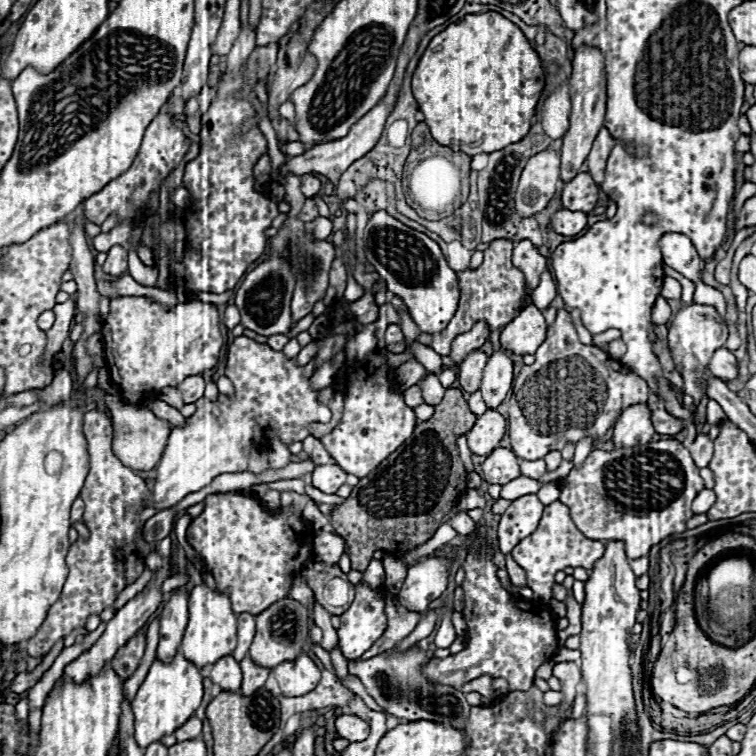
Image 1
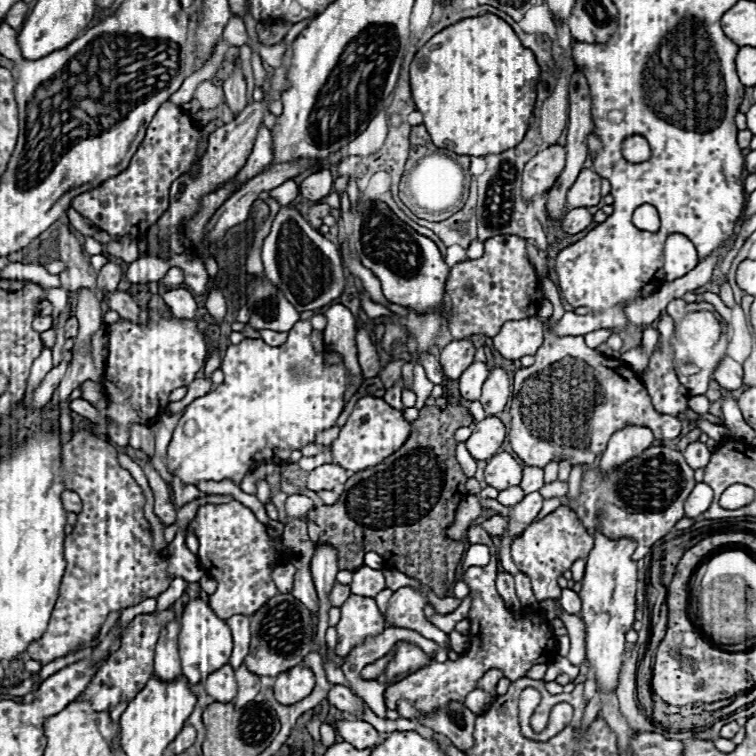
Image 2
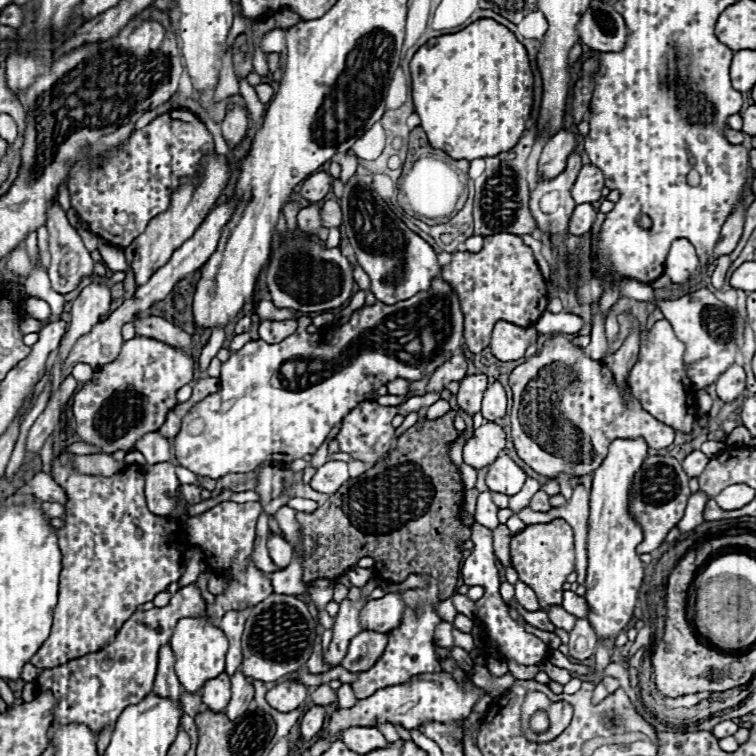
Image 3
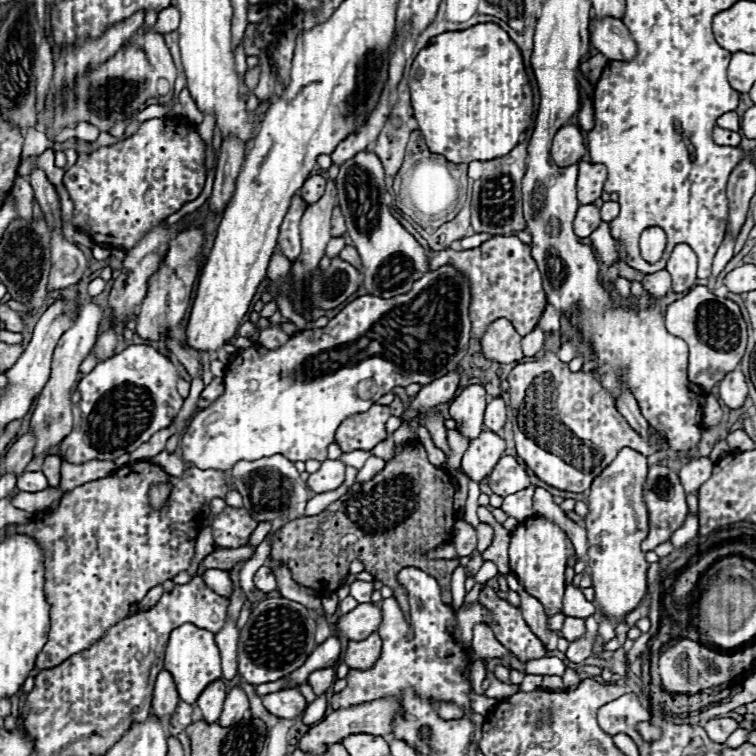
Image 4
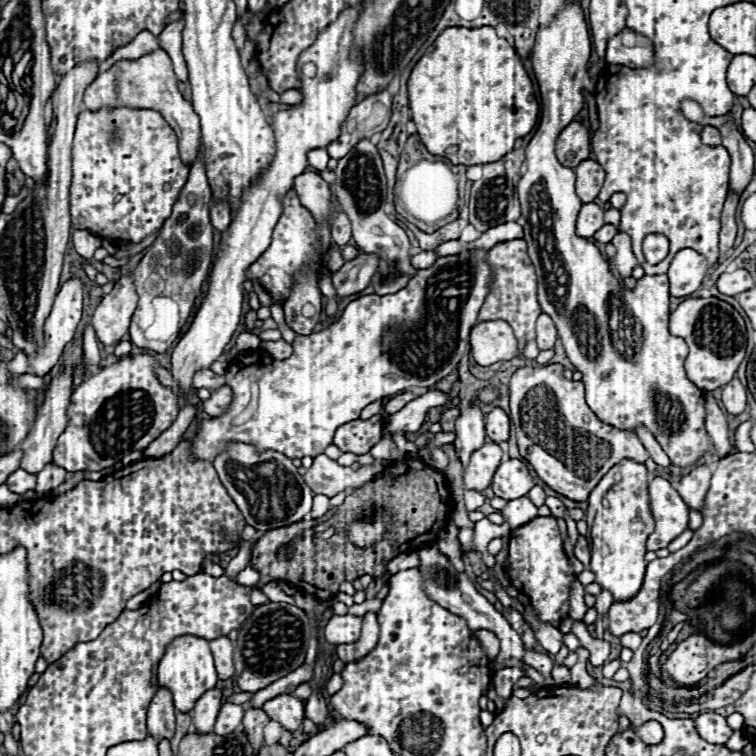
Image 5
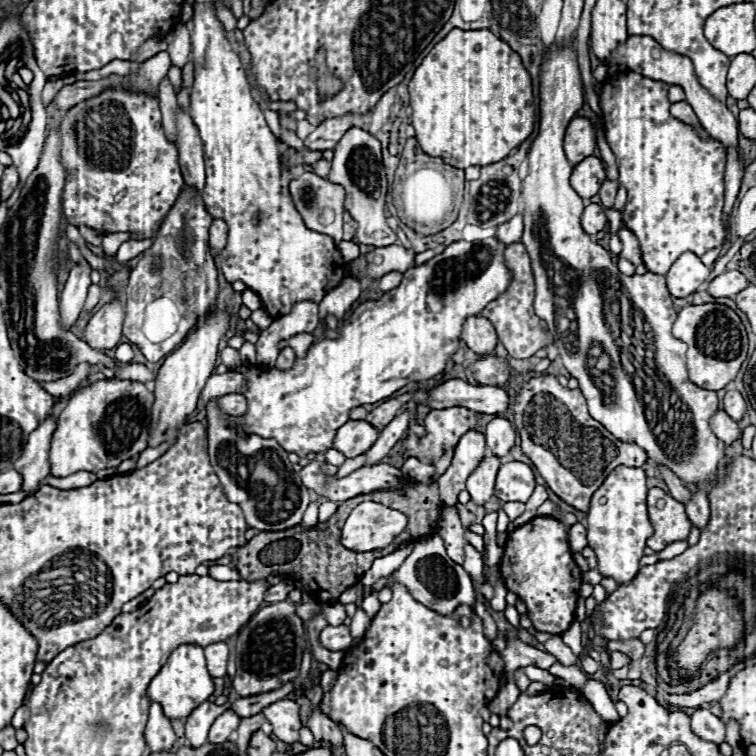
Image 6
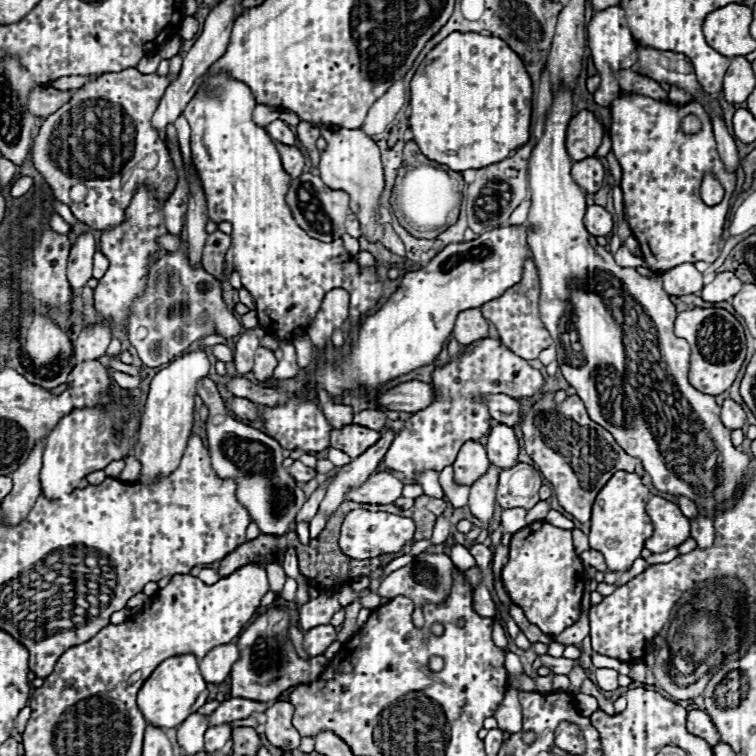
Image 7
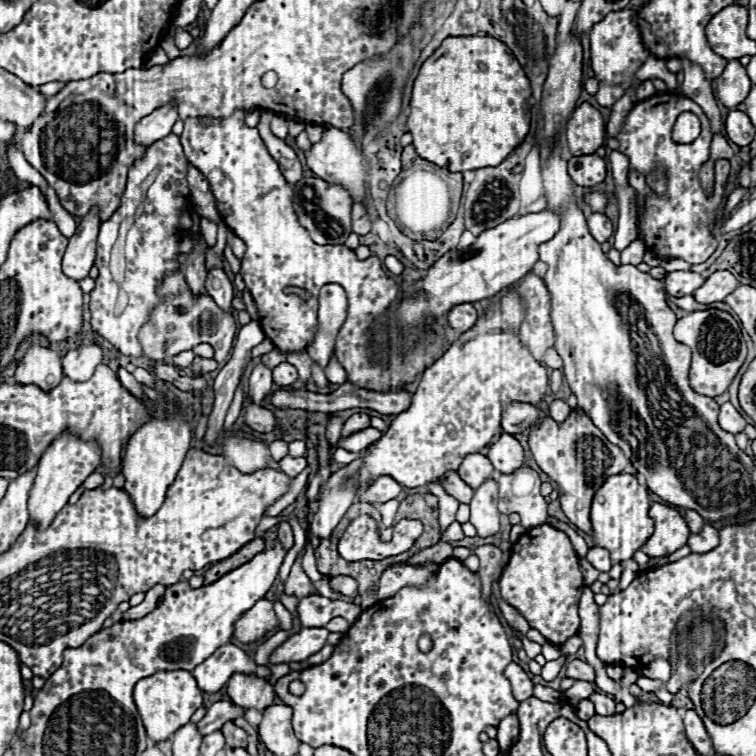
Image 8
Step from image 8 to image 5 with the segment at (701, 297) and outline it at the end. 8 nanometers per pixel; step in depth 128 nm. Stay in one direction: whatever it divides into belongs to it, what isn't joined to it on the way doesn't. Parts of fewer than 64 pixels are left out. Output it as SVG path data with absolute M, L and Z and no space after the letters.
M738 268L734 272L724 272L718 282L716 282L718 290L726 296L736 296L736 294L742 294L750 288L754 288L754 280L750 278L750 272L744 270L744 268Z

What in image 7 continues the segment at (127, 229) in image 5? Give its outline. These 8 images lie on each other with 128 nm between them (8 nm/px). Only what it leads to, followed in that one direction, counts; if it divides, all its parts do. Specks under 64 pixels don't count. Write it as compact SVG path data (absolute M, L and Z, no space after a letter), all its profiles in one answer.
M136 68L122 70L118 74L102 74L98 80L86 82L82 88L78 88L72 100L58 112L50 114L40 126L40 132L34 136L32 164L50 184L54 198L70 206L72 214L92 230L120 226L126 220L126 208L140 186L150 186L158 202L166 202L174 192L178 182L176 168L164 140L160 140L158 132L152 128L152 116L164 96L164 90L174 78L174 74L164 78L158 74L140 74Z

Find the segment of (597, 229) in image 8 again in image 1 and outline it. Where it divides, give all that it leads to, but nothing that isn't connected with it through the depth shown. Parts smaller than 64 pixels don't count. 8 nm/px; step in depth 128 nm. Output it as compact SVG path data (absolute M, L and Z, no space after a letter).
M558 210L552 218L550 224L554 228L554 232L562 234L562 236L574 236L580 230L584 230L586 226L586 214L584 212L572 212L572 210Z

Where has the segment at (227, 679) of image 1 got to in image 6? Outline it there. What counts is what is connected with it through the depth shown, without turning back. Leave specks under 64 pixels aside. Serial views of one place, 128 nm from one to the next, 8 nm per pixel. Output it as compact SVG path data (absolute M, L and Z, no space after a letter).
M230 688L228 702L218 706L210 700L202 702L198 708L194 708L194 712L188 716L186 720L186 738L190 740L190 744L194 748L202 746L208 742L208 730L210 730L210 722L214 722L214 718L218 718L218 714L222 714L224 710L230 708L231 704L240 698L234 688Z

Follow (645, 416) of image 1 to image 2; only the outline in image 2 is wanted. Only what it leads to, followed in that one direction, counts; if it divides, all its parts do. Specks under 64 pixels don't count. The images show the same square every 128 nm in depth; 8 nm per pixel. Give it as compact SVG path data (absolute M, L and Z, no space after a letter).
M624 426L622 430L614 432L608 448L602 454L600 470L610 472L616 466L622 466L626 460L632 460L642 450L650 448L654 442L652 430L646 426Z

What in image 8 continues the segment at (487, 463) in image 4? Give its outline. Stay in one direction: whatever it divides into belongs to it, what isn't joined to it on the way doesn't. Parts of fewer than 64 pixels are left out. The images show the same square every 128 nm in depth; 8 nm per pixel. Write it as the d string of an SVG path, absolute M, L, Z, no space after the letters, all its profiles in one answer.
M486 480L482 482L480 488L474 490L474 496L470 500L470 522L476 526L478 536L494 536L500 528L498 516L500 512L496 510L498 502L498 486L496 480Z

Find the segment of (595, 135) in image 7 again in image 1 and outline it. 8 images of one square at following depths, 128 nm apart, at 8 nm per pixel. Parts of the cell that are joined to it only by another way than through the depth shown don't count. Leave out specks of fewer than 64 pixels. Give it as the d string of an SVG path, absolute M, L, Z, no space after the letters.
M544 150L532 156L522 172L516 190L516 214L530 218L544 210L554 198L556 182L560 178L560 156L552 150Z

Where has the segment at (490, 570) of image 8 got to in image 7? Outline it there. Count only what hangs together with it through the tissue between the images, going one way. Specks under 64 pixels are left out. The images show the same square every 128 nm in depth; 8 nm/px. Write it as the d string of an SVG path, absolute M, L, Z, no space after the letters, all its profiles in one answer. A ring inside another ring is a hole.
M474 544L474 546L470 548L470 552L472 552L472 556L476 558L476 564L480 566L480 570L484 572L486 566L492 562L492 550L490 550L488 546L484 546L484 544ZM480 584L480 586L474 590L474 610L476 610L480 616L494 616L494 614L496 614L496 606L494 606L492 596L490 596L490 592L486 590L484 584Z

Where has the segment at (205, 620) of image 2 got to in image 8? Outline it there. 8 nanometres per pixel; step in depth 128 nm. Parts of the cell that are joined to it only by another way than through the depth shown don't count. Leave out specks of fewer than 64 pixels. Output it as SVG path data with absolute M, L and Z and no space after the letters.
M160 670L150 678L144 678L134 688L134 702L146 726L148 738L154 742L170 738L180 726L190 722L190 716L202 706L202 690L190 670Z

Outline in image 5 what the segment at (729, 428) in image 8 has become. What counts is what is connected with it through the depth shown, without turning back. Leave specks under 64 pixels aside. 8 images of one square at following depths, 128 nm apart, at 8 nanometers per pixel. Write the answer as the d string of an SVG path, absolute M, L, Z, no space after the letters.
M732 378L726 386L722 386L722 402L730 414L740 414L746 408L746 390L738 378Z

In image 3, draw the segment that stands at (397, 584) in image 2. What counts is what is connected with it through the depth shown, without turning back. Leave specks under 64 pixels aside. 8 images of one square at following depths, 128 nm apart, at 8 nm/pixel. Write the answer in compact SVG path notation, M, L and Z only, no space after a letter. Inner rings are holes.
M448 598L448 600L440 600L440 602L436 602L434 604L434 608L436 608L436 614L444 620L444 622L450 622L453 624L454 618L456 618L456 608L452 606L452 600ZM453 627L452 635L455 647L460 647L465 651L471 651L475 648L474 639L471 634L462 633Z

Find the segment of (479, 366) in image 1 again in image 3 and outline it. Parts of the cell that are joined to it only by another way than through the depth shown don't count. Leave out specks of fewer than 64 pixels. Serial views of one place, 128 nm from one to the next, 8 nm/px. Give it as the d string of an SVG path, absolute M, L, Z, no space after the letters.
M470 374L460 382L460 390L456 394L460 410L466 410L470 416L480 412L480 402L484 396L484 390L488 386L486 374Z

